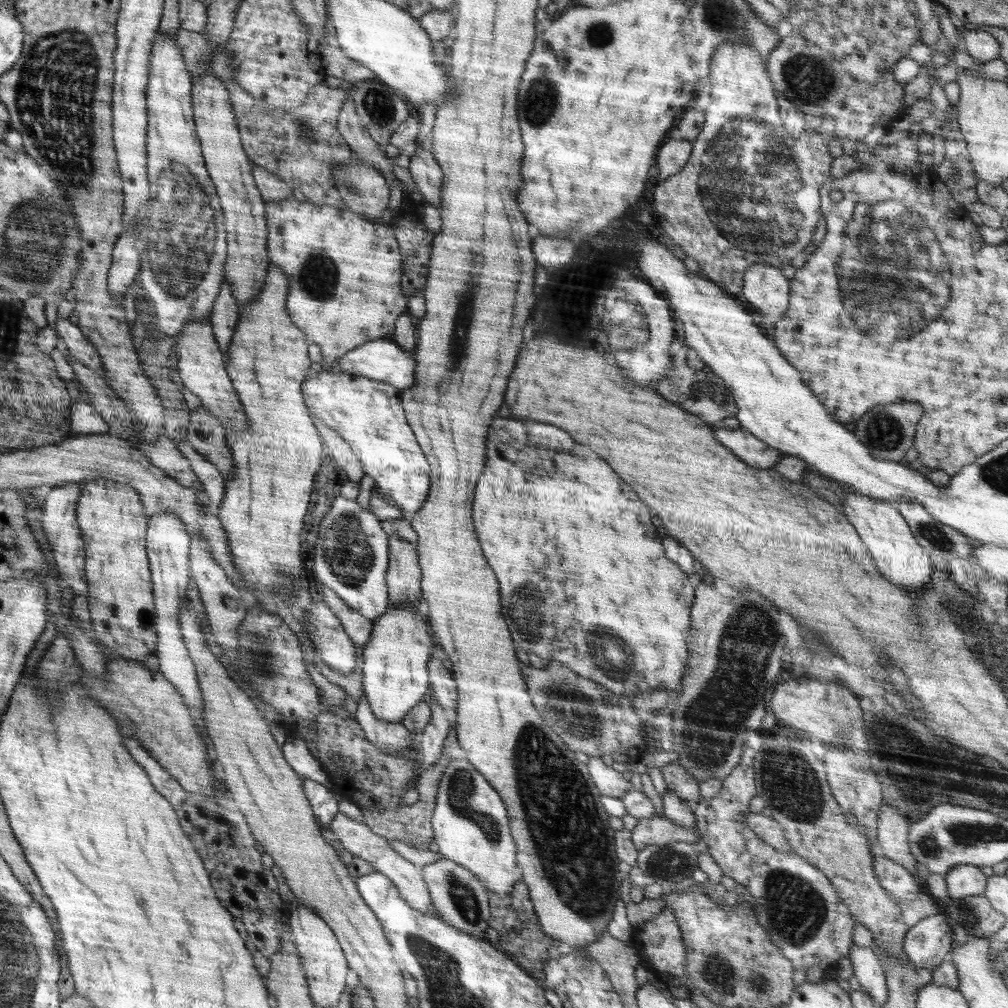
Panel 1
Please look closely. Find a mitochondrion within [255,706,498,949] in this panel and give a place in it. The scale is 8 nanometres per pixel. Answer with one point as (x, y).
(463, 899)

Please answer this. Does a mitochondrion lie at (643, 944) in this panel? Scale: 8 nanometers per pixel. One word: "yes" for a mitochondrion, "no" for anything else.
no

